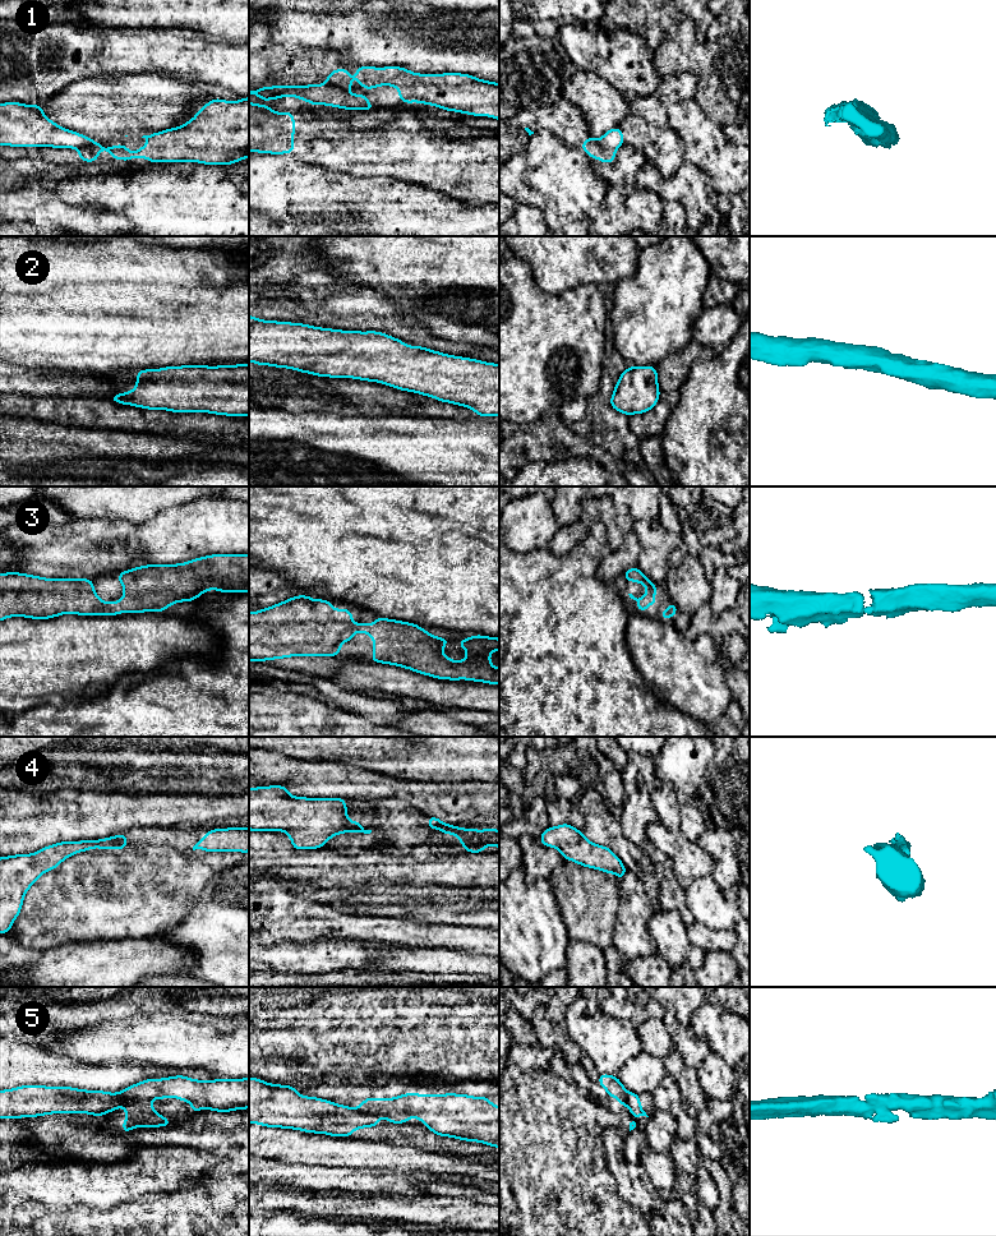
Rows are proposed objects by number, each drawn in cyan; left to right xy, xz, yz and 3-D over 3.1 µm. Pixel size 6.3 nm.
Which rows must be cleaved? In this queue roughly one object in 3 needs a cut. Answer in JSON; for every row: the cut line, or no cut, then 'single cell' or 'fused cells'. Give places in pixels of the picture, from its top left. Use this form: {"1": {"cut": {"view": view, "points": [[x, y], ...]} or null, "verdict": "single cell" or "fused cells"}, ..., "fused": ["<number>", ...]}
{"1": {"cut": {"view": "xz", "points": [[327, 82], [345, 92]]}, "verdict": "fused cells"}, "2": {"cut": null, "verdict": "single cell"}, "3": {"cut": null, "verdict": "single cell"}, "4": {"cut": null, "verdict": "single cell"}, "5": {"cut": {"view": "xz", "points": [[351, 1108], [379, 1116]]}, "verdict": "fused cells"}, "fused": ["1", "5"]}

